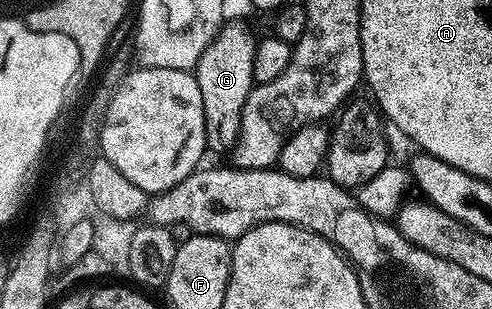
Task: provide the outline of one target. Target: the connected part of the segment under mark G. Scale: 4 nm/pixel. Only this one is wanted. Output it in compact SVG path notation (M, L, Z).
M225 21L214 40L202 52L194 75L201 88L202 107L205 112L207 149L216 154L227 155L240 141L242 112L246 96L250 96L254 85L254 52L257 39L252 38L244 22Z

